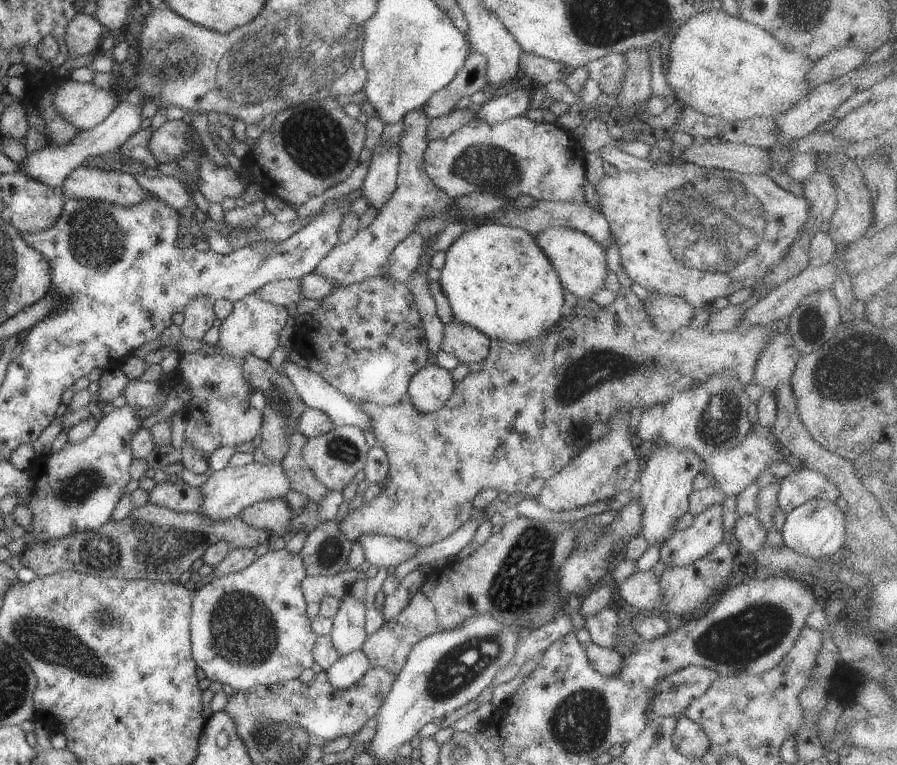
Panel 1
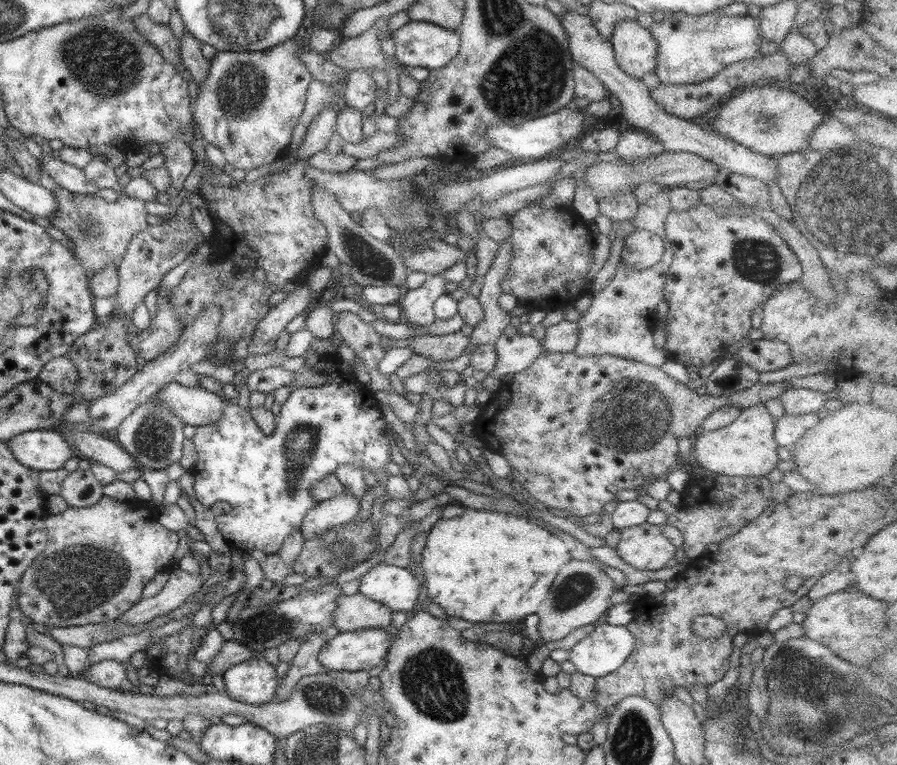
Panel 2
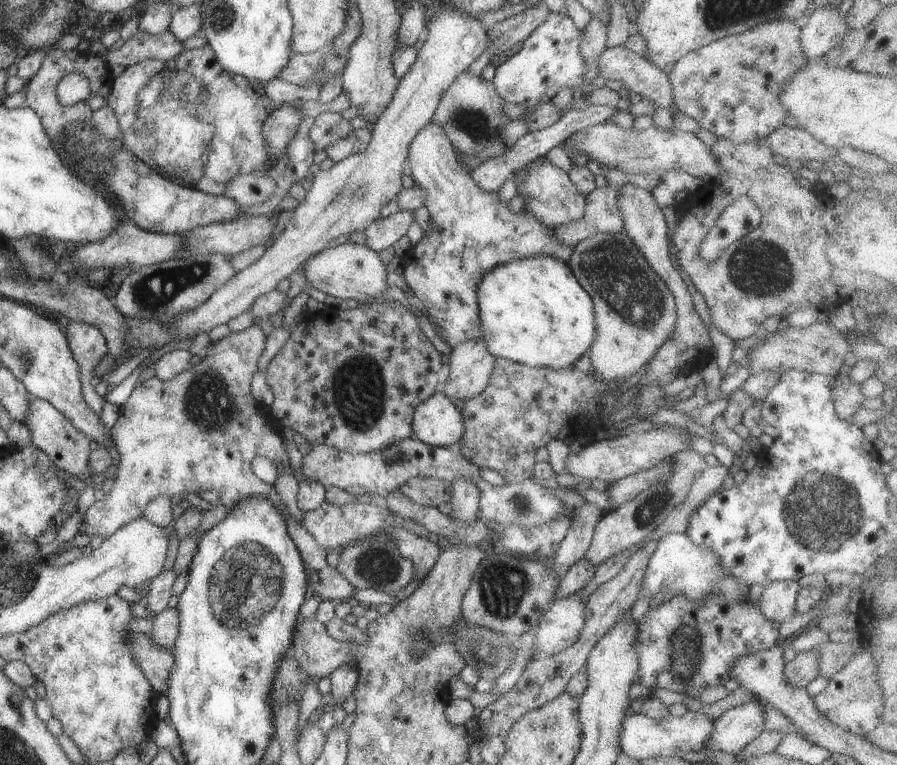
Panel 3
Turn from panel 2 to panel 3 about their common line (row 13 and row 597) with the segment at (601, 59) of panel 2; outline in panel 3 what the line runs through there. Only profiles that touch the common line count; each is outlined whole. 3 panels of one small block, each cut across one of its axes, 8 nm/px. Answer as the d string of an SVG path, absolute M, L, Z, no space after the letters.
M577 594L556 600L538 624L534 656L557 655L572 646L584 630L585 616L586 603Z

